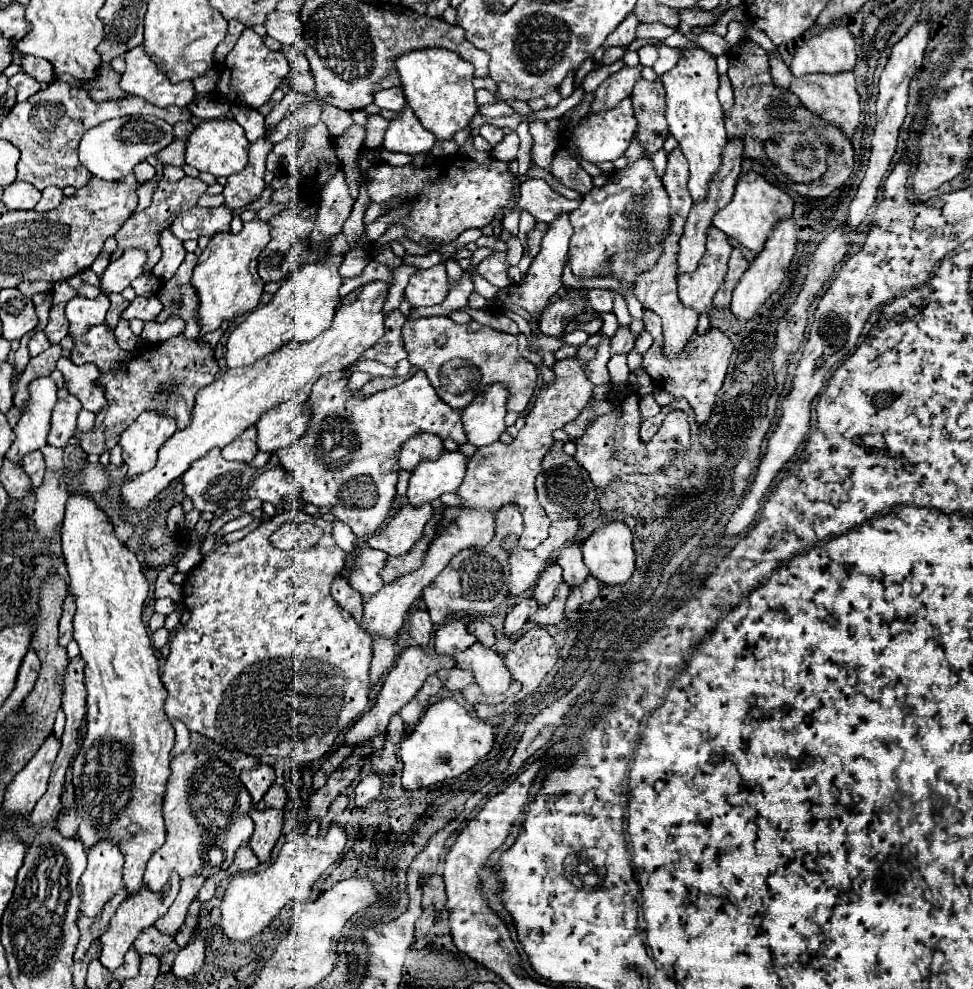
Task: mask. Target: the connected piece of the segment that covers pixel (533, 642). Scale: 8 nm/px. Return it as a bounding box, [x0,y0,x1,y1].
[505,627,557,691]

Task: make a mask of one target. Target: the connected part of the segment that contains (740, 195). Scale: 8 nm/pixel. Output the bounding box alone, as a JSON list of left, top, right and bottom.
[713,173,795,255]

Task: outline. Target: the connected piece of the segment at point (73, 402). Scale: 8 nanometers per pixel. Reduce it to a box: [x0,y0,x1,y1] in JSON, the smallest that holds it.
[47,395,81,447]

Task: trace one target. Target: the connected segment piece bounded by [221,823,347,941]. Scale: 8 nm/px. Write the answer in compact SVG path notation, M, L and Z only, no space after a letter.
M331 823L325 837L309 837L307 833L291 833L279 853L279 857L259 873L235 873L229 879L227 891L221 901L221 927L223 933L233 941L249 941L261 933L271 919L291 901L305 903L311 899L313 883L325 873L345 849L345 831Z

